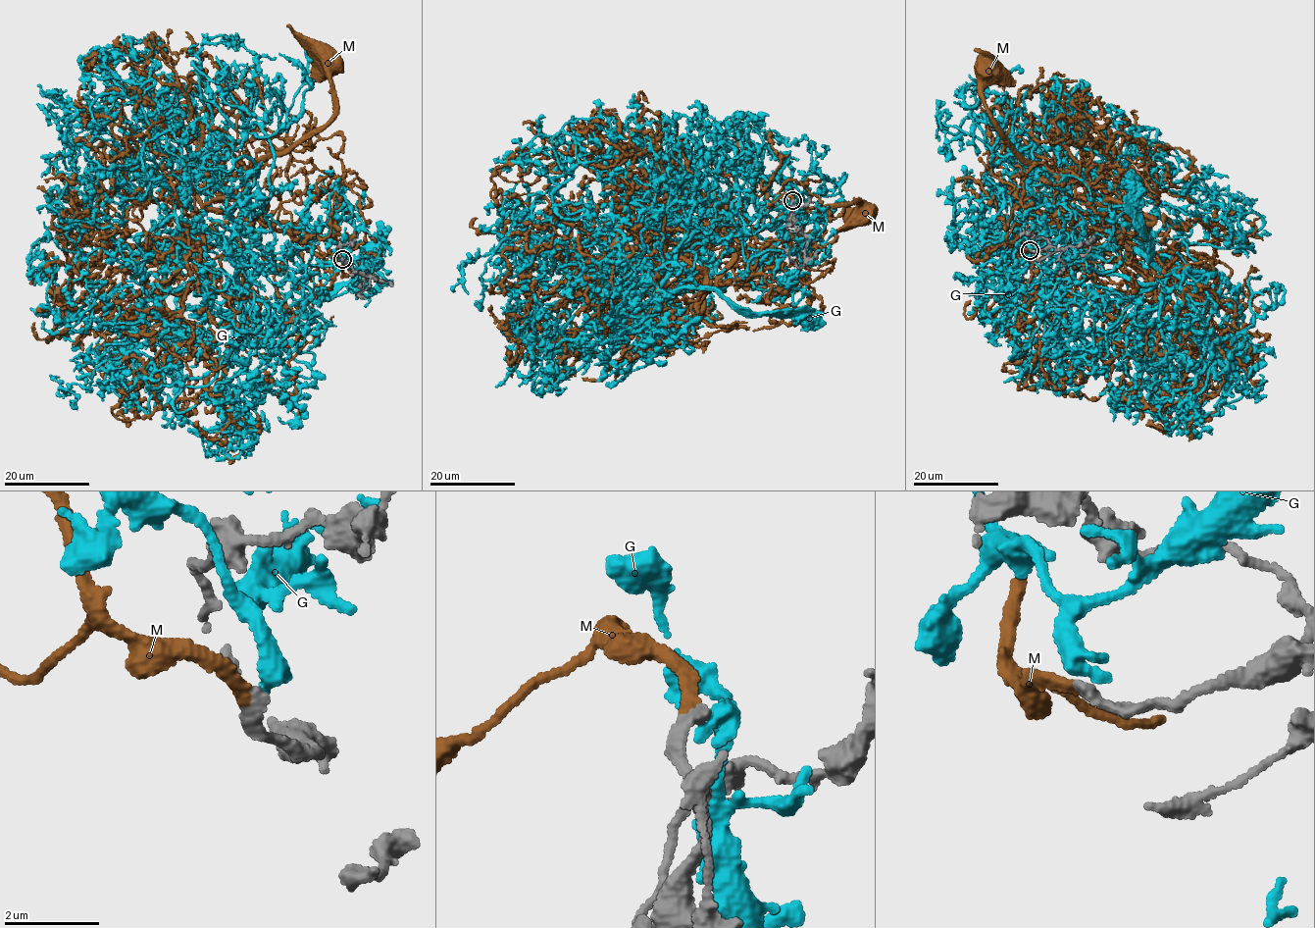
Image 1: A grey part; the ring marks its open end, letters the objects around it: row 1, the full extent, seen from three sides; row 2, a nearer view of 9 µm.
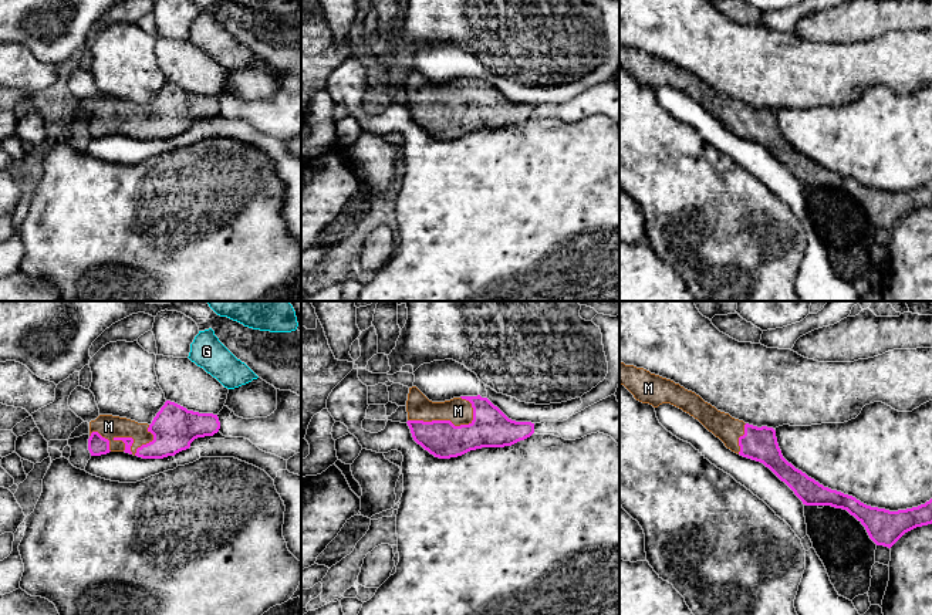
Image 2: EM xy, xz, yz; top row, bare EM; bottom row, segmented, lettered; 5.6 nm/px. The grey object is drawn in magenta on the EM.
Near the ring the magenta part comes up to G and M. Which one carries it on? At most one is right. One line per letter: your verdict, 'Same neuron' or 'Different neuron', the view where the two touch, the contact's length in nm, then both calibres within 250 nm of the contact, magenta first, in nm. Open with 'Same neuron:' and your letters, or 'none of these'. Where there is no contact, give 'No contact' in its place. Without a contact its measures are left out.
Same neuron: M
G: Different neuron. No contact
M: Same neuron. Touches magenta in xy. Shared border 240 nm. Thickness 50 nm (magenta) against 140 nm

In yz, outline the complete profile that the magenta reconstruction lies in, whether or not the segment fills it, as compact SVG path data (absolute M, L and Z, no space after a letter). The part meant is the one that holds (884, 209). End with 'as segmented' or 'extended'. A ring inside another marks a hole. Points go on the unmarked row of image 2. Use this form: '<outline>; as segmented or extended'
M619 43L619 65L642 85L654 89L671 85L689 95L719 119L727 131L769 149L803 186L847 192L865 209L877 227L891 230L905 214L932 206L932 180L918 189L889 193L867 187L852 178L824 169L783 139L773 109L757 109L735 101L671 61Z; extended

